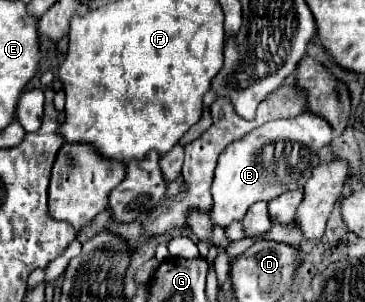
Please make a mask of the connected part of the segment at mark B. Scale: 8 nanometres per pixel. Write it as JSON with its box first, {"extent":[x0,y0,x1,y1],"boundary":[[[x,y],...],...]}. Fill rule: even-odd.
{"extent":[209,112,333,228],"boundary":[[[301,112],[297,118],[267,122],[239,138],[239,142],[231,142],[219,156],[211,184],[213,206],[209,210],[209,218],[213,226],[227,228],[231,222],[241,220],[251,204],[259,200],[269,202],[283,192],[303,188],[311,170],[319,164],[317,150],[329,144],[331,138],[333,130],[323,118],[311,112]],[[267,152],[273,152],[273,158],[267,156]]]}

